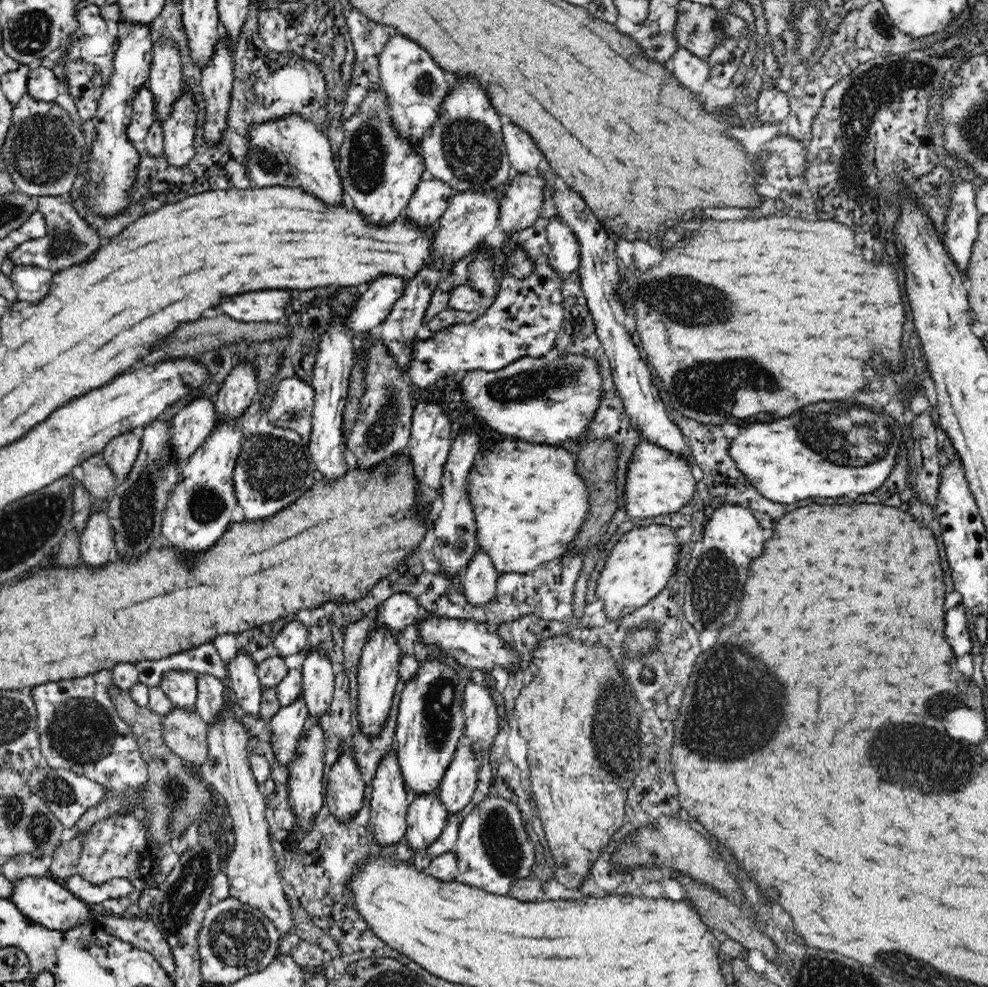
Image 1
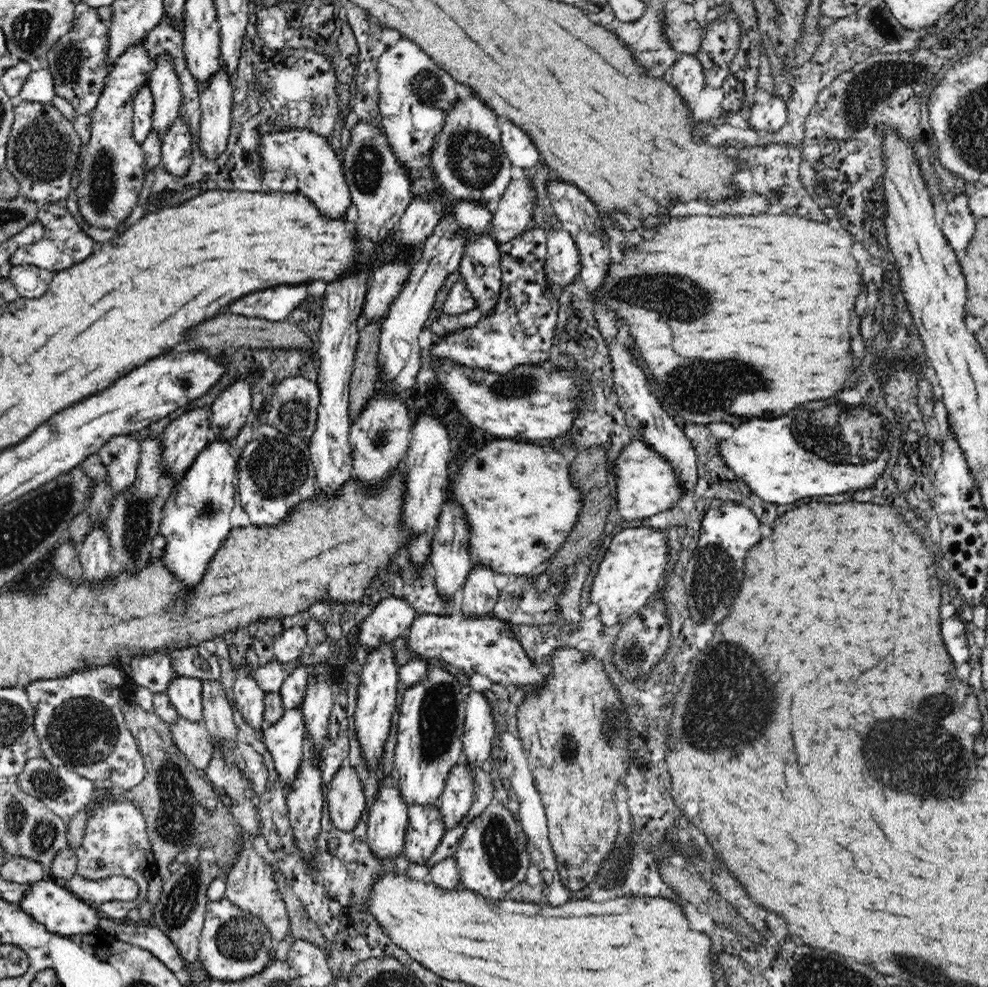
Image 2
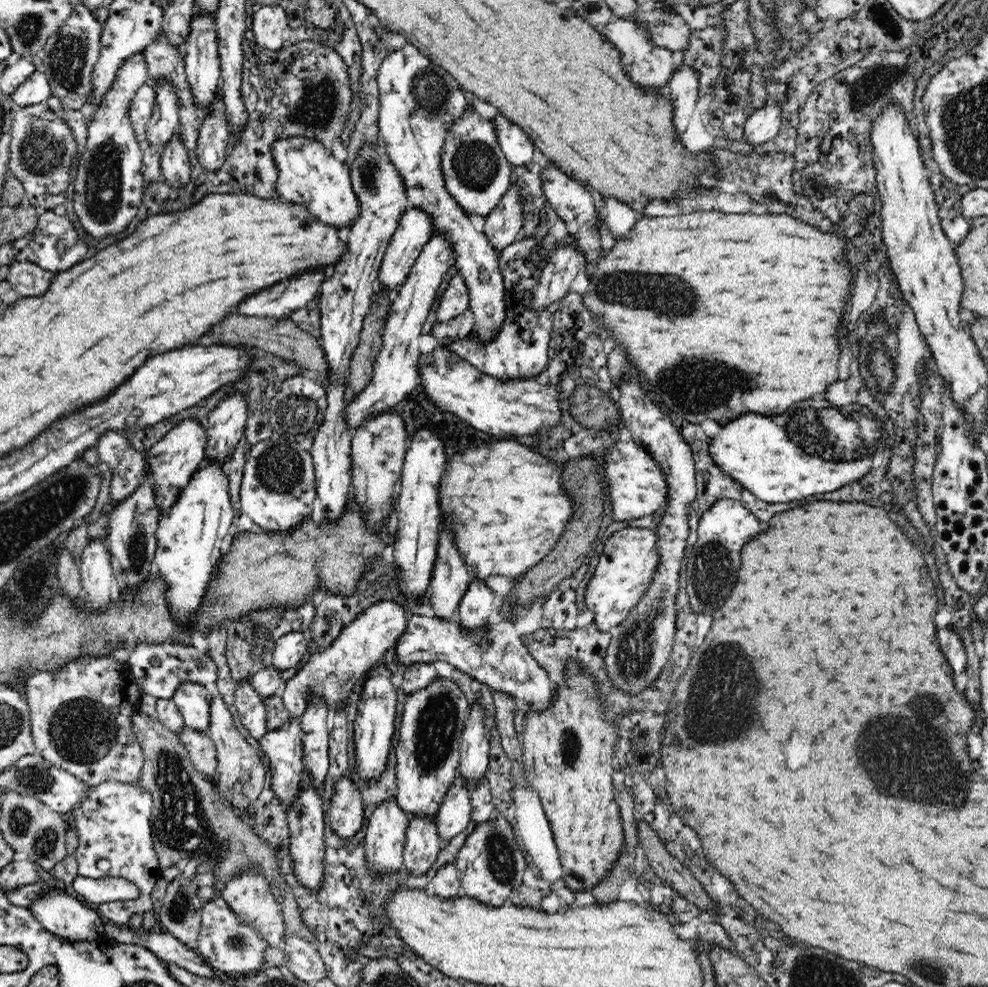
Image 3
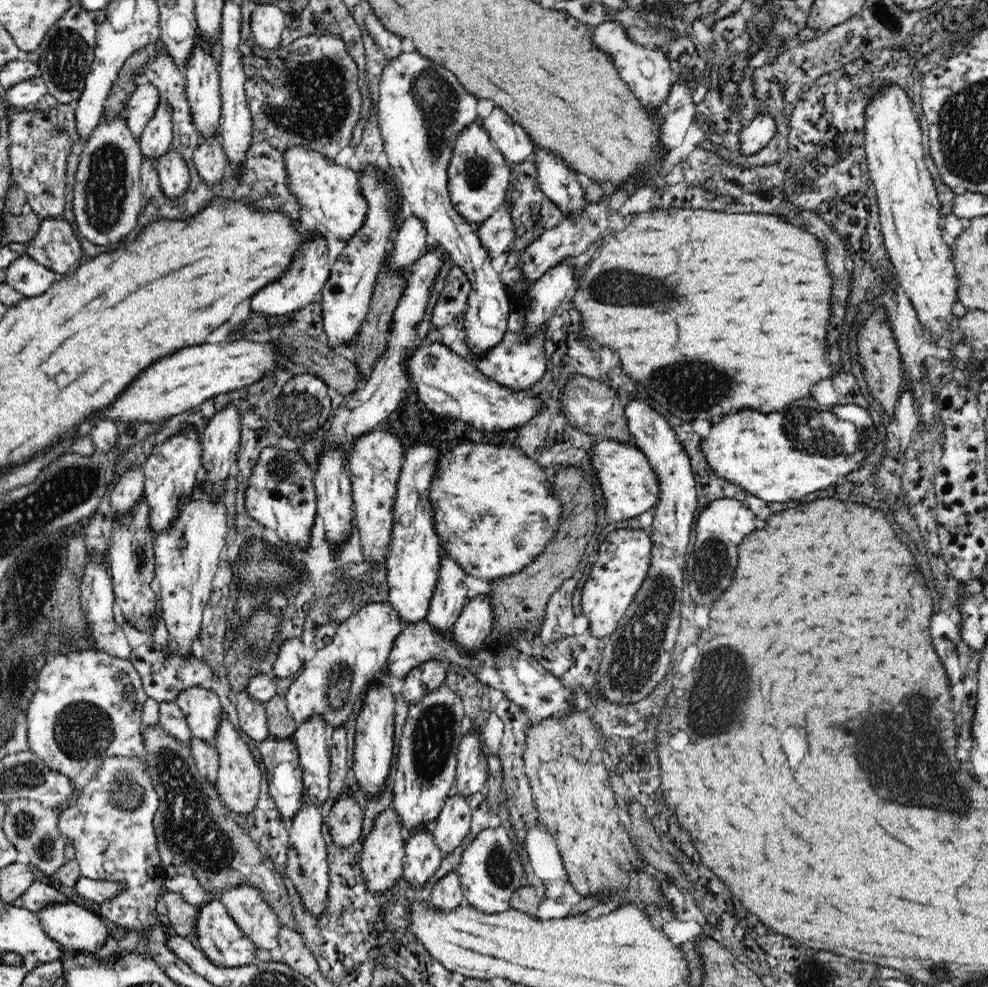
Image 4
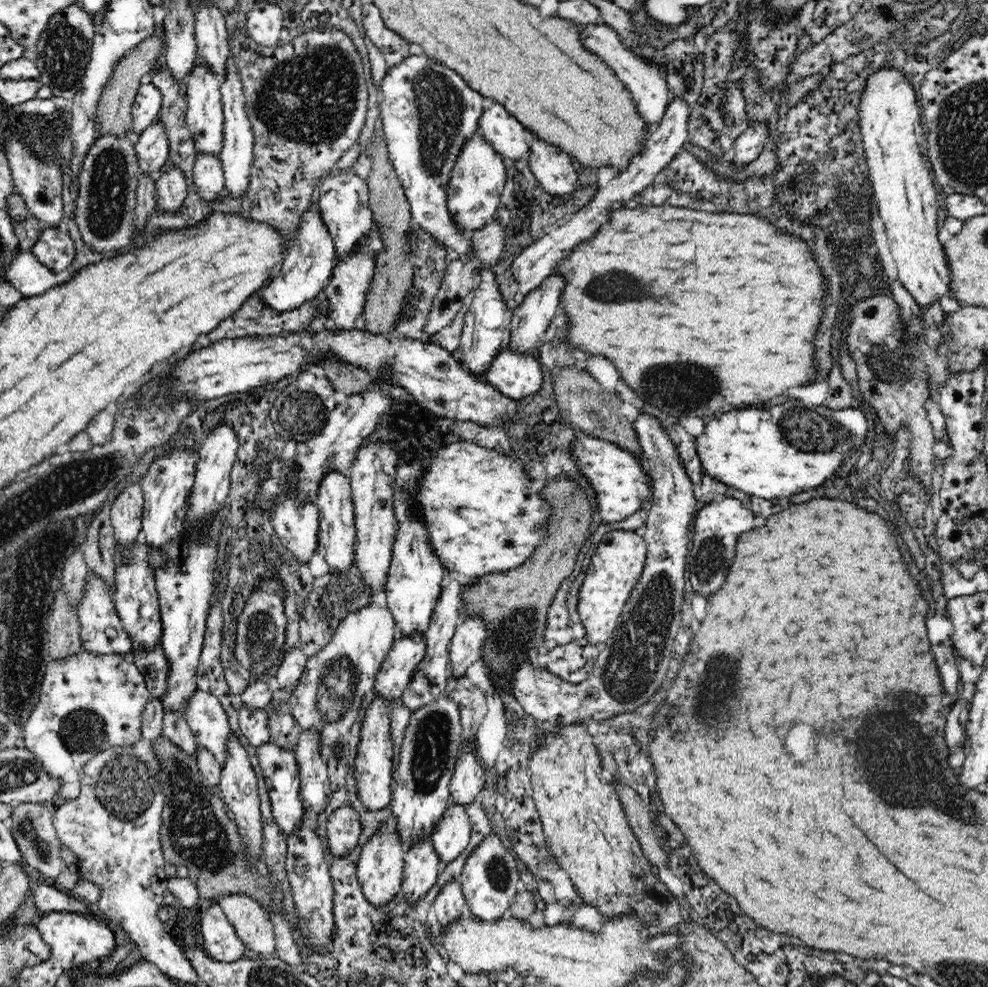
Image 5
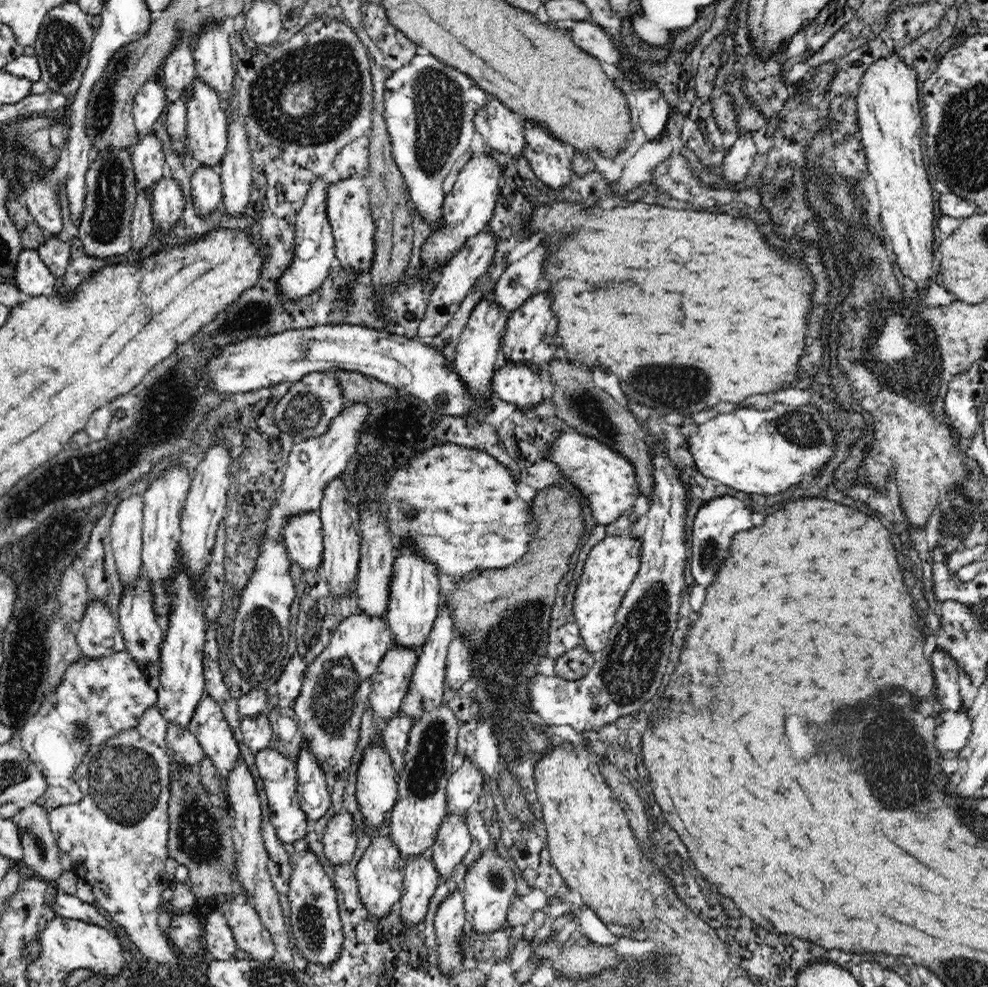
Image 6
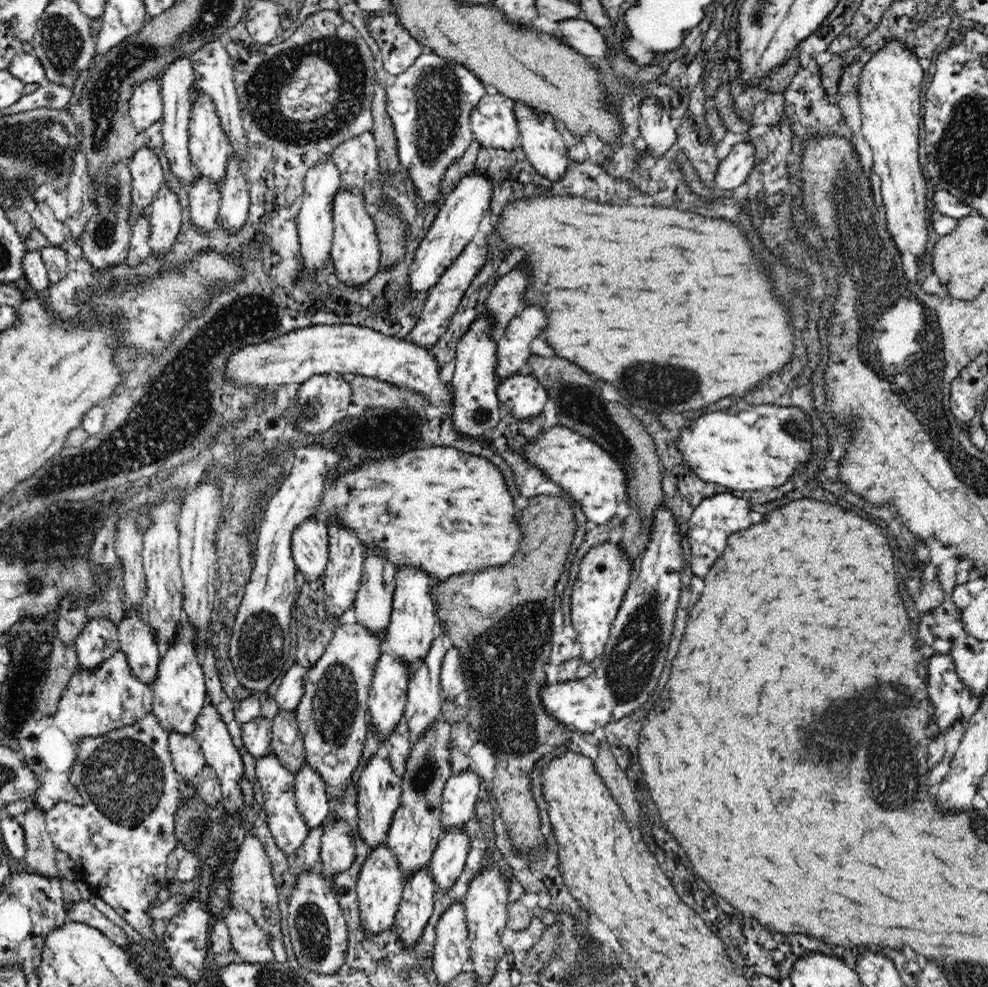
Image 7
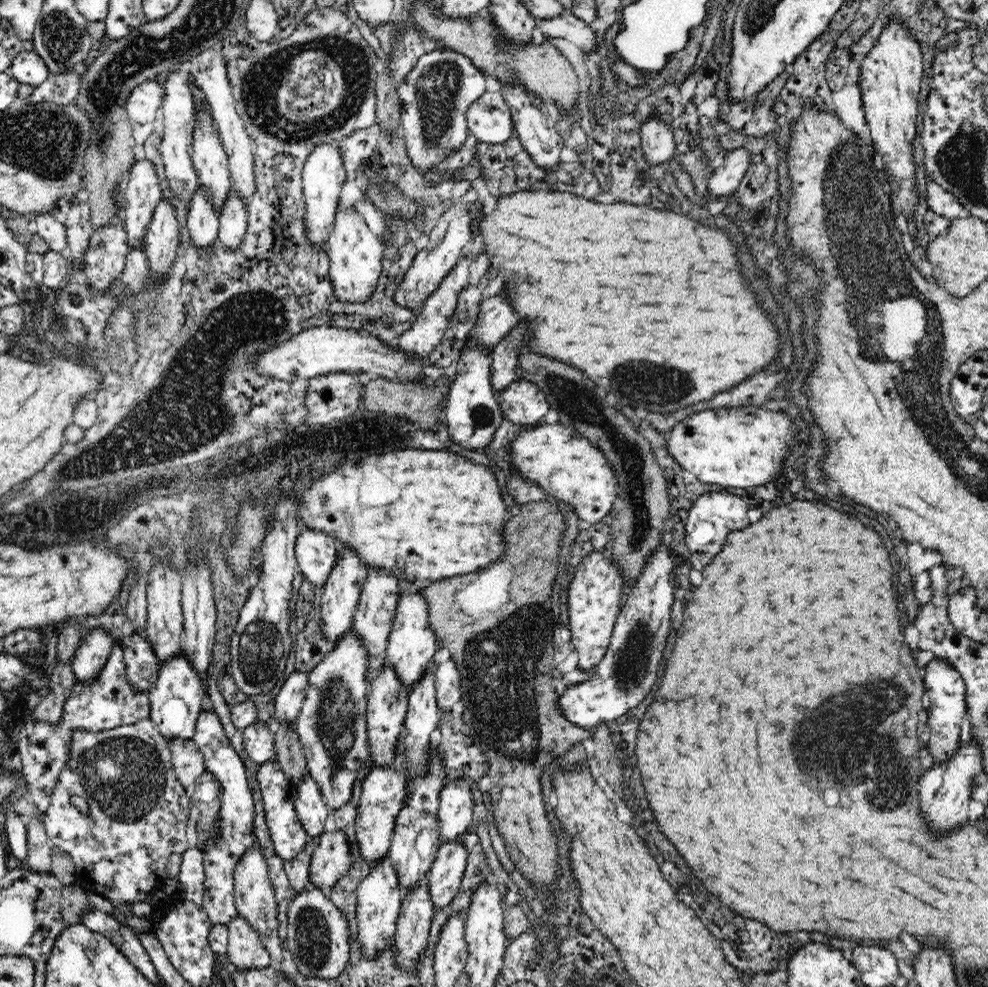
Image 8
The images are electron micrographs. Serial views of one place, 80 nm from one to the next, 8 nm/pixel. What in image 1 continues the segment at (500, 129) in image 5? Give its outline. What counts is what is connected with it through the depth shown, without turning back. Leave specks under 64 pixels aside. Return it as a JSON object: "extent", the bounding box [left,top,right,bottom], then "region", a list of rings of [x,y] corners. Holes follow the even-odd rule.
{"extent":[503,124,544,173],"region":[[[504,124],[503,141],[508,153],[509,163],[522,173],[535,173],[538,164],[544,160],[544,153],[534,144],[534,140],[518,126]]]}

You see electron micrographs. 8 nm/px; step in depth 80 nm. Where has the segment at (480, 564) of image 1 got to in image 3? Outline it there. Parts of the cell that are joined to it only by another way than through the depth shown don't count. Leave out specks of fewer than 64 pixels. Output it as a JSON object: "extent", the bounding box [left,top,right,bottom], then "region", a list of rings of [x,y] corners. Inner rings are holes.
{"extent":[459,577,496,635],"region":[[[475,577],[459,602],[460,627],[472,632],[472,635],[476,629],[483,629],[491,618],[494,598],[496,596],[485,582]]]}

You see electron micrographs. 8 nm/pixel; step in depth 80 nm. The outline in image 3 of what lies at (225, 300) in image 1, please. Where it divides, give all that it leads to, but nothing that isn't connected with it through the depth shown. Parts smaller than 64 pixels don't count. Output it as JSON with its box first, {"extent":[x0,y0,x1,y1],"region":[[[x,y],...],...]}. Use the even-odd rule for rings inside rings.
{"extent":[233,272,324,318],"region":[[[308,272],[298,278],[282,280],[270,288],[251,294],[233,312],[246,316],[289,318],[292,312],[308,306],[324,282],[324,272]]]}

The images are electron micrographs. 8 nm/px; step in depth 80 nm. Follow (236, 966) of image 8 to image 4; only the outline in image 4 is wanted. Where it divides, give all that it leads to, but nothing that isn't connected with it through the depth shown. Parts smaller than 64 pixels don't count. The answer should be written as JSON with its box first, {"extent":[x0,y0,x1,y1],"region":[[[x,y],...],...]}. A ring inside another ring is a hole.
{"extent":[219,883,281,951],"region":[[[244,883],[219,894],[220,900],[234,922],[258,950],[271,951],[279,946],[281,923],[272,907],[264,901],[258,887]]]}

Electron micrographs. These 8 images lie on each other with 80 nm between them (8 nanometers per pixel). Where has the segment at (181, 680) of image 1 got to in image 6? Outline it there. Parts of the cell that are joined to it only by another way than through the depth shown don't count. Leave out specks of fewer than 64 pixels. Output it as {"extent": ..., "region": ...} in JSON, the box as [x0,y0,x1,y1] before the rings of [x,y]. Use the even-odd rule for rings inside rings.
{"extent":[189,694,241,780],"region":[[[205,694],[190,719],[189,733],[201,744],[223,780],[241,756],[238,741],[224,718],[220,705]]]}

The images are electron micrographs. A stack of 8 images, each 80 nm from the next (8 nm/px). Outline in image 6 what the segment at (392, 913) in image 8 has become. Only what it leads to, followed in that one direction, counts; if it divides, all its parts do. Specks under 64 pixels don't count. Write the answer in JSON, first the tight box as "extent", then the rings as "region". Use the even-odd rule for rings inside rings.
{"extent":[356,828,406,920],"region":[[[386,828],[382,830],[382,833],[376,835],[373,838],[372,844],[369,844],[360,855],[356,867],[357,888],[360,899],[364,903],[364,907],[370,913],[370,917],[375,920],[380,917],[385,917],[388,913],[392,912],[393,906],[399,902],[402,896],[404,873],[406,861],[400,854],[400,849],[396,847],[396,844],[392,842],[392,839],[385,833]]]}

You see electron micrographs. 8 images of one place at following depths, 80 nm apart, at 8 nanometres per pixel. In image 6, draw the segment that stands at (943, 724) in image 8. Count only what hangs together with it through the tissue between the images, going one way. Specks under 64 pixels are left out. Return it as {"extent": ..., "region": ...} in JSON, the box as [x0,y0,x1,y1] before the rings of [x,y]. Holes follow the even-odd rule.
{"extent":[930,648,962,712],"region":[[[940,648],[932,652],[930,658],[934,666],[934,676],[938,678],[938,698],[942,702],[940,705],[944,710],[958,712],[962,706],[958,686],[958,663],[948,651]]]}

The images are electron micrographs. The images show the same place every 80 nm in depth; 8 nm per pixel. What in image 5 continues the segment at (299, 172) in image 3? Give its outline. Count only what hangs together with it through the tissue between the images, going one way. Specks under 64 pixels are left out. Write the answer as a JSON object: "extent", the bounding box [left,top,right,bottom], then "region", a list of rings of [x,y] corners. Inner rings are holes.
{"extent":[315,170,375,258],"region":[[[352,170],[342,171],[339,175],[322,175],[315,186],[315,198],[322,222],[331,234],[338,258],[348,258],[358,250],[358,243],[375,226],[373,212],[369,203],[369,186],[367,179],[362,179]]]}

